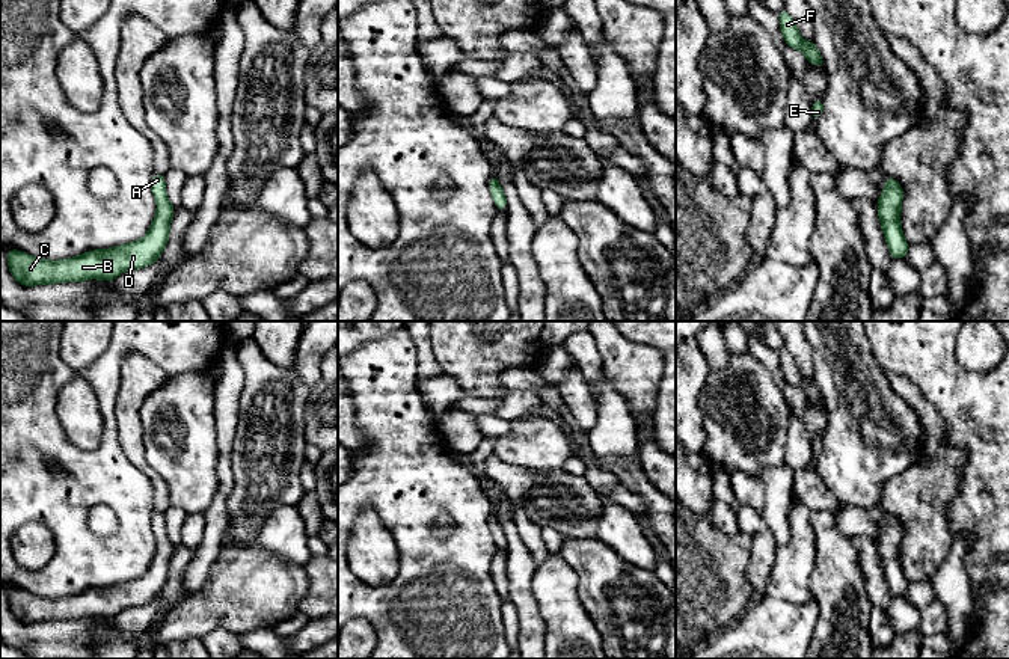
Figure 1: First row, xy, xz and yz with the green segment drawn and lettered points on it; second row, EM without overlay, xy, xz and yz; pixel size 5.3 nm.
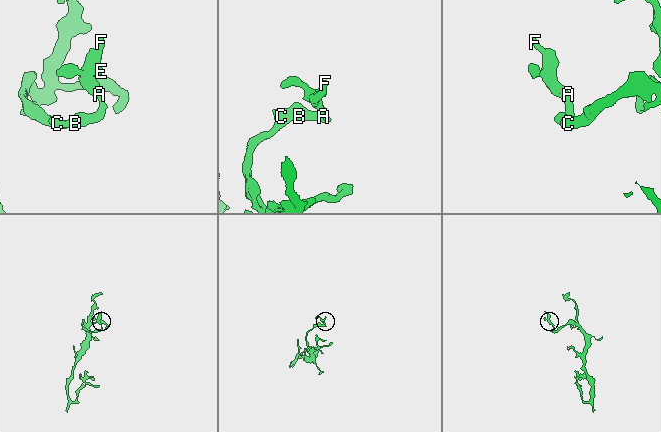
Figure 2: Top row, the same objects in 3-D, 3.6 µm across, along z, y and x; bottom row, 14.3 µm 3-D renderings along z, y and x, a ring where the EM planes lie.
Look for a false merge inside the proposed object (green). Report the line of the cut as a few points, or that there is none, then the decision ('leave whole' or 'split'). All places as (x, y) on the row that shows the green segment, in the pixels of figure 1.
no cut | leave whole

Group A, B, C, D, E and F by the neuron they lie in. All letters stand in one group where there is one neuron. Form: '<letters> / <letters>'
A B C D E F

